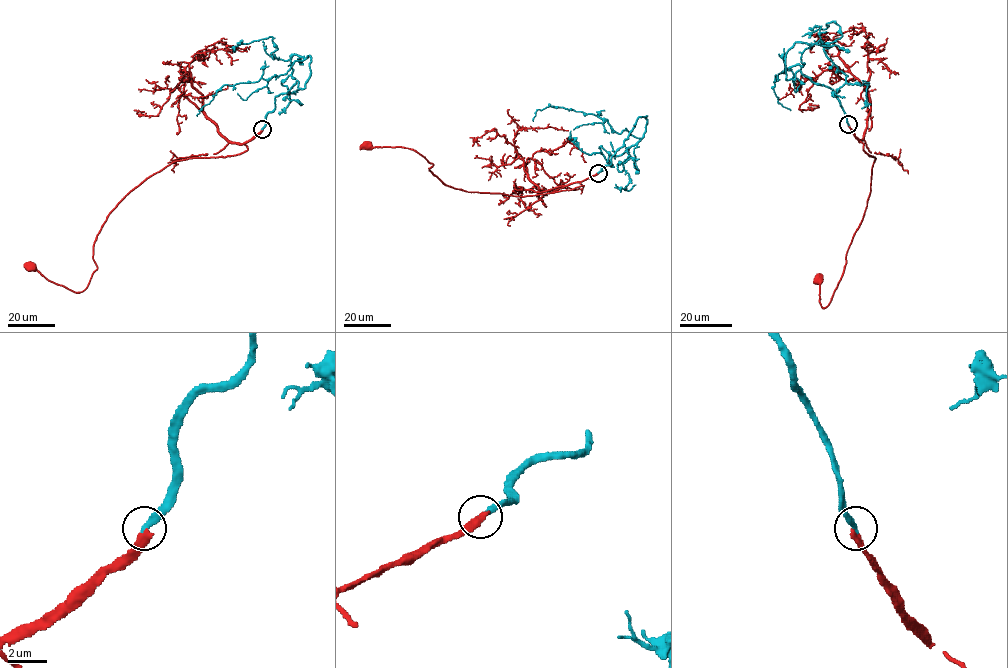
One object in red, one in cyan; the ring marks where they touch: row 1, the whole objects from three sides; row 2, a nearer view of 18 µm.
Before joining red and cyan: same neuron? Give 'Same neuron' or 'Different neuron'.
Same neuron

